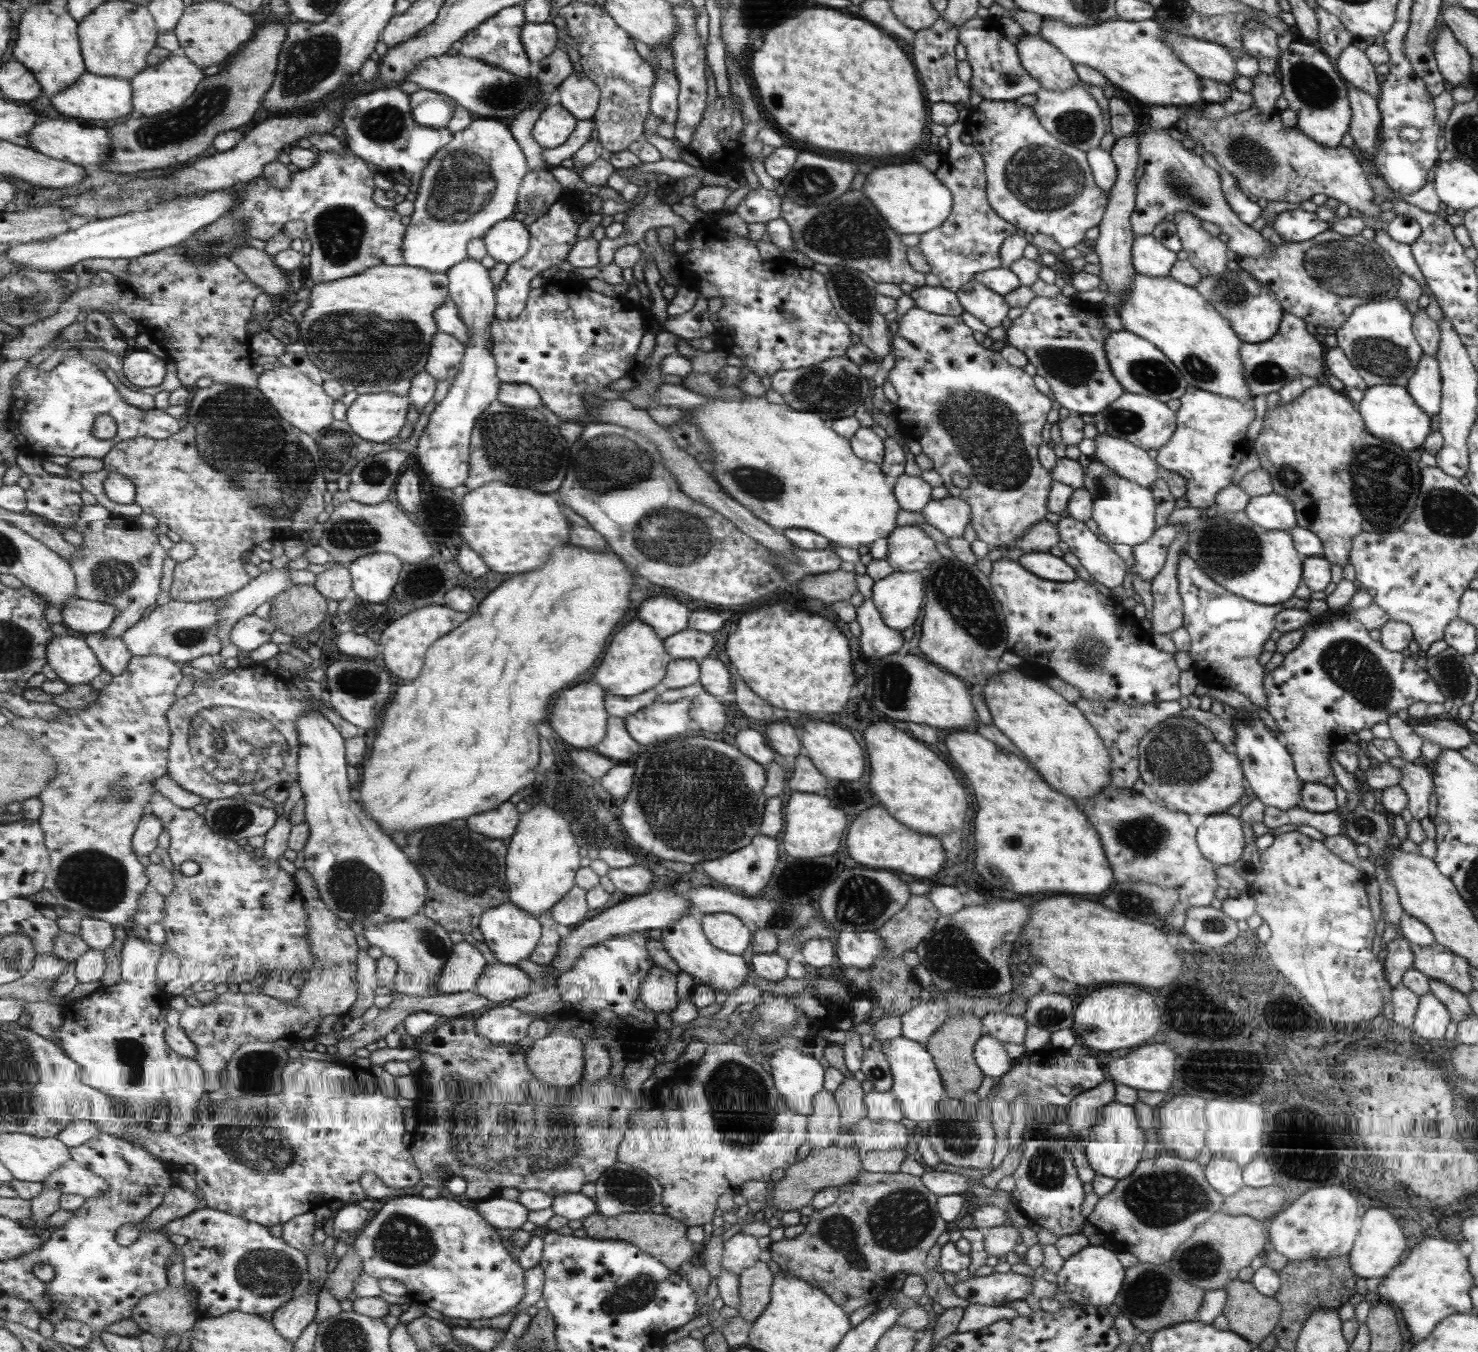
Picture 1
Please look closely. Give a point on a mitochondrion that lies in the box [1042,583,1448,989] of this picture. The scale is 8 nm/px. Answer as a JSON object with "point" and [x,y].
{"point":[1354,668]}

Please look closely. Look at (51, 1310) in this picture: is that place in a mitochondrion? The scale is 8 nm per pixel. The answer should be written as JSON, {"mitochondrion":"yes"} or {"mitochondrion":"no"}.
{"mitochondrion":"no"}

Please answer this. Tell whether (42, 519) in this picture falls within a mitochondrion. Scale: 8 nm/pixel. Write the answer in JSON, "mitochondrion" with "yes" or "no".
{"mitochondrion":"no"}

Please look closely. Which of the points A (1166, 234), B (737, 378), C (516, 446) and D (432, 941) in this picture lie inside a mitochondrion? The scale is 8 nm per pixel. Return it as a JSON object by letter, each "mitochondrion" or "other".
{"A":"other","B":"other","C":"mitochondrion","D":"mitochondrion"}

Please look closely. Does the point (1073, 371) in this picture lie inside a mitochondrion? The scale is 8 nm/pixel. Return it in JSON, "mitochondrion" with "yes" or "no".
{"mitochondrion":"yes"}

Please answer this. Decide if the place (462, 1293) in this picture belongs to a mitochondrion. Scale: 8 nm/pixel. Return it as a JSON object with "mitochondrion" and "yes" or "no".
{"mitochondrion":"no"}

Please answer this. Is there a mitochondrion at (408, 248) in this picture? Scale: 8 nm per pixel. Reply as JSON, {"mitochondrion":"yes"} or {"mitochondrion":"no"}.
{"mitochondrion":"no"}

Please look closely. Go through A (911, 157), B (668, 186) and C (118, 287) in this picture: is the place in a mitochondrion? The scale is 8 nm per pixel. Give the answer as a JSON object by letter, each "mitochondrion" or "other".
{"A":"other","B":"other","C":"other"}

